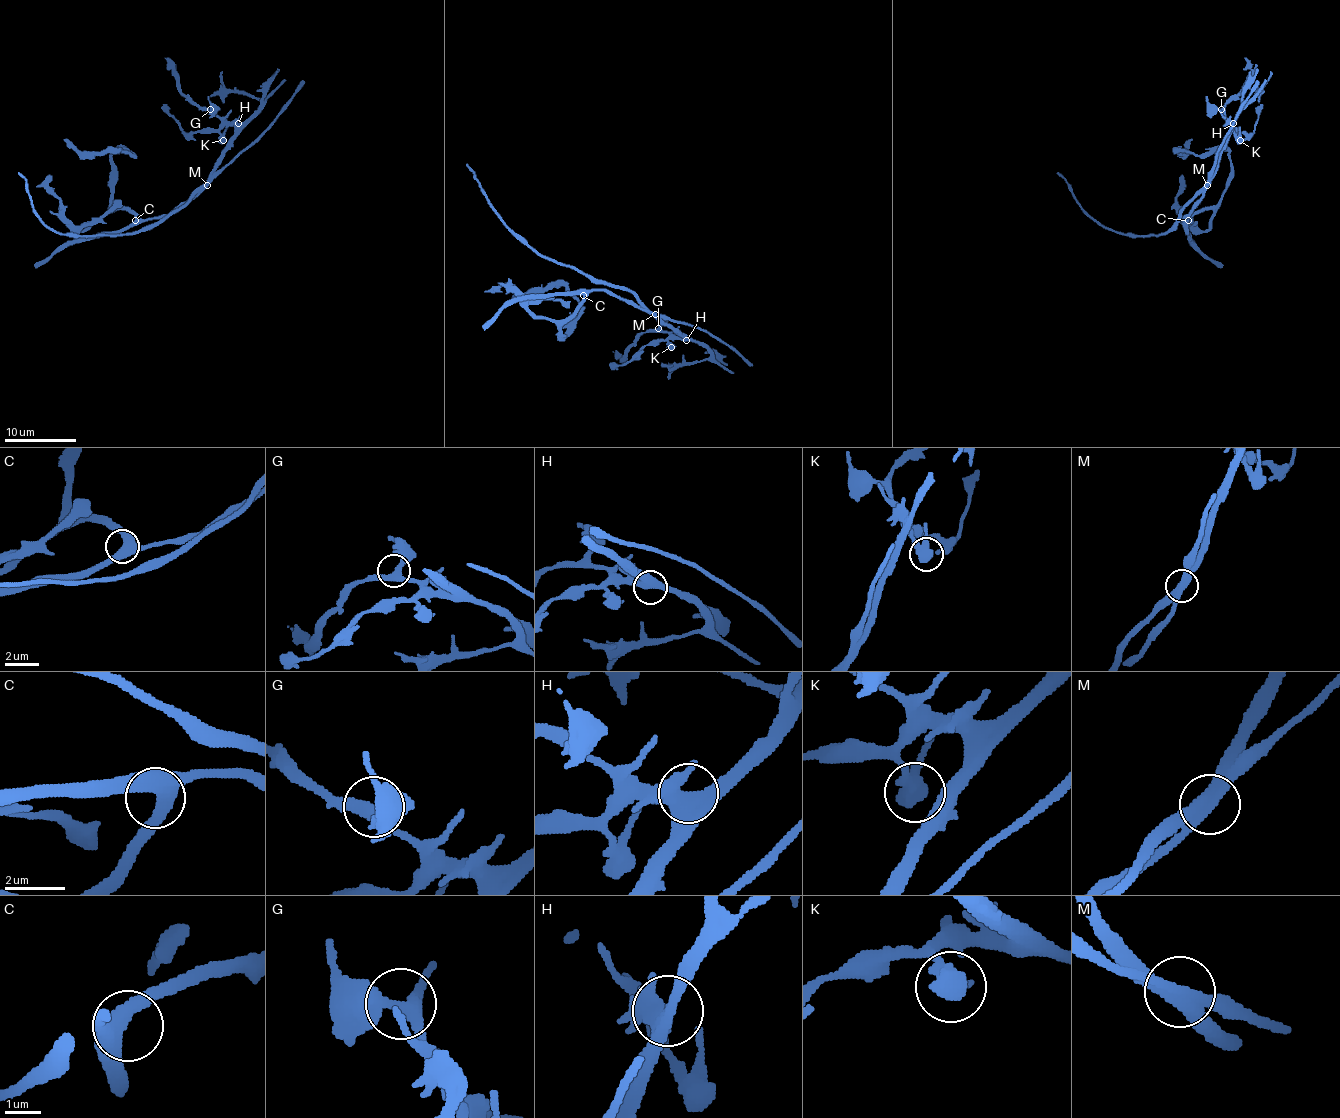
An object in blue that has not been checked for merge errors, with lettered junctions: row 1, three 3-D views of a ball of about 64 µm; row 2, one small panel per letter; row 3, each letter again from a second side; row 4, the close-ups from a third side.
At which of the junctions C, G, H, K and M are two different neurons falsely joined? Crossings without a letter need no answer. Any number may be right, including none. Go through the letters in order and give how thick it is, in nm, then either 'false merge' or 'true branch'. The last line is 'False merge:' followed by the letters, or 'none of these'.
C: 440 nm | true branch
G: 360 nm | true branch
H: 480 nm | true branch
K: 550 nm | true branch
M: 440 nm | false merge
False merge: M

